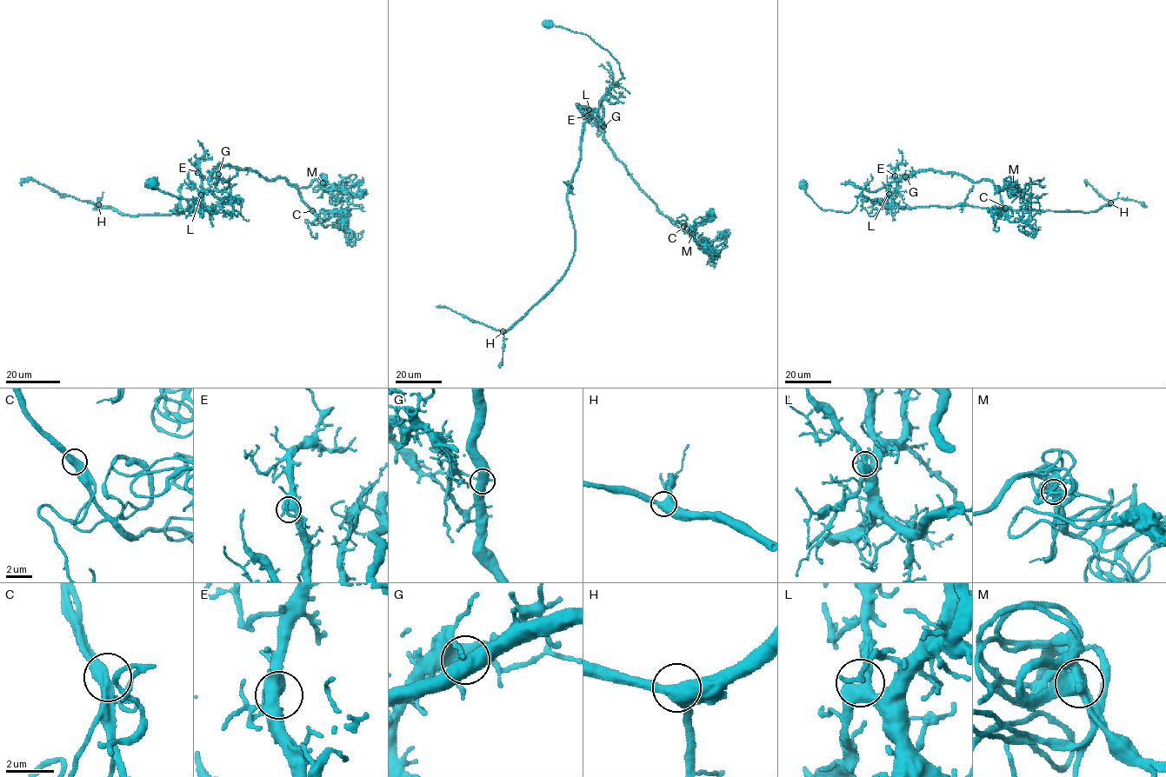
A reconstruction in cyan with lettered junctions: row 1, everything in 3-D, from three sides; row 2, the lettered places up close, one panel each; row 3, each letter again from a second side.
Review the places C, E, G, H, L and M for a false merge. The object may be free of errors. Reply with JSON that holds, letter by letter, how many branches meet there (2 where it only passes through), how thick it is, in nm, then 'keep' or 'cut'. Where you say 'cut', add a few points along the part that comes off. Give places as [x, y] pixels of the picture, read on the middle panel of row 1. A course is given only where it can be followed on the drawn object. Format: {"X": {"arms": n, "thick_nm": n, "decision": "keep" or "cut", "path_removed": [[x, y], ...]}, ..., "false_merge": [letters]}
{"C": {"arms": 3, "thick_nm": 400, "decision": "keep"}, "E": {"arms": 3, "thick_nm": 550, "decision": "keep"}, "G": {"arms": 3, "thick_nm": 460, "decision": "cut", "path_removed": [[604, 126], [604, 139], [626, 171], [664, 215], [689, 227], [713, 261], [714, 254], [709, 261], [728, 246]]}, "H": {"arms": 3, "thick_nm": 460, "decision": "keep"}, "L": {"arms": 3, "thick_nm": 440, "decision": "keep"}, "M": {"arms": 3, "thick_nm": 500, "decision": "keep"}, "false_merge": ["G"]}

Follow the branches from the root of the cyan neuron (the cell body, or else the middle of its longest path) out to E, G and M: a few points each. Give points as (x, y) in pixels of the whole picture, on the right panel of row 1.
E: (802, 186), (808, 195), (822, 209), (849, 212), (861, 195), (889, 206), (892, 193), (896, 188), (895, 175)
G: (802, 186), (822, 209), (849, 212), (863, 189), (876, 191), (905, 176)
M: (802, 186), (822, 209), (849, 212), (863, 189), (876, 191), (923, 170), (961, 174), (1002, 189), (1014, 184)

